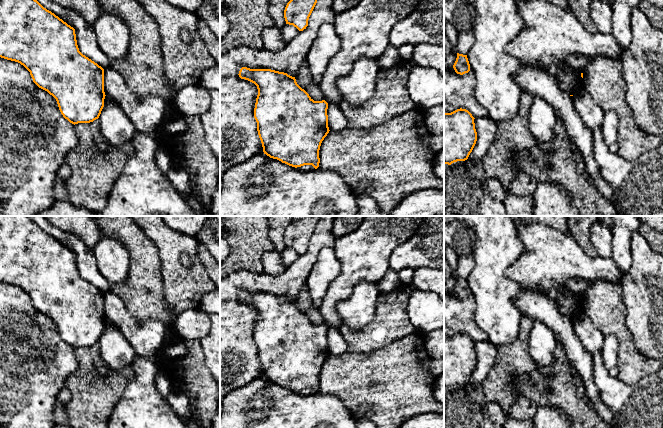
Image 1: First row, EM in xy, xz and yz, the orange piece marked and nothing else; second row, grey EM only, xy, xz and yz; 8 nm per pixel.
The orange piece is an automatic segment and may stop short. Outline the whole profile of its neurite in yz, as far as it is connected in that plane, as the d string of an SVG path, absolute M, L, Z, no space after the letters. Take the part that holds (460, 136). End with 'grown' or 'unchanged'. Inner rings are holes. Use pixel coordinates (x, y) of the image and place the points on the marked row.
M462 108L444 113L444 164L468 159L477 141L474 119Z | unchanged

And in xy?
M0 0L0 57L23 65L30 72L33 82L56 99L61 114L70 123L74 125L90 123L99 118L106 96L104 92L104 69L79 51L75 29L44 8L37 0Z | unchanged

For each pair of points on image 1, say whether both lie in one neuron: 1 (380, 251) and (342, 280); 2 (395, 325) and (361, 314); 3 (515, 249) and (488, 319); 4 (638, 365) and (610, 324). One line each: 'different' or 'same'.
1: same
2: different
3: same
4: same

